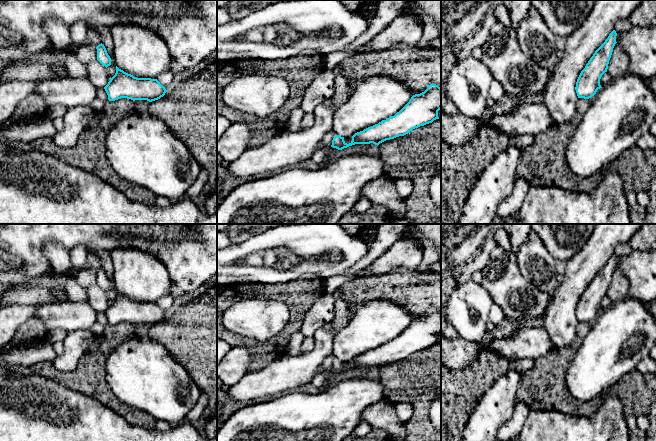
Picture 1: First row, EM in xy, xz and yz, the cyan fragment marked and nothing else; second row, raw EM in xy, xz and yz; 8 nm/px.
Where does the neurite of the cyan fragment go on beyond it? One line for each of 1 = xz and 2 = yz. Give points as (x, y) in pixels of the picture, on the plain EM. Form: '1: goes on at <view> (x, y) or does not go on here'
1: does not go on here
2: does not go on here

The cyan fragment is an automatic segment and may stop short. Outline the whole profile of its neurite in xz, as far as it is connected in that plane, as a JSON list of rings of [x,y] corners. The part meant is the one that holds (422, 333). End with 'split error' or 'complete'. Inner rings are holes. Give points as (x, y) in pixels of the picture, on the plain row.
[[[430,308],[424,316],[413,319],[394,340],[355,357],[349,368],[344,365],[344,361],[334,360],[331,371],[342,374],[355,368],[373,367],[378,370],[386,364],[404,360],[415,352],[439,343],[440,333],[441,312],[436,308]]]; complete

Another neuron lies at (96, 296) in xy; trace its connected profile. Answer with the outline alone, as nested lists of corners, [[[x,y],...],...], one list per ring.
[[[97,283],[92,284],[86,290],[87,302],[98,312],[105,311],[110,305],[106,291]]]

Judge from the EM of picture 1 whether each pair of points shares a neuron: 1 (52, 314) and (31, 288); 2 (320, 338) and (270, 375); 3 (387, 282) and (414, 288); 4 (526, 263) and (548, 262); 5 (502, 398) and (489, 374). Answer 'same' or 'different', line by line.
1: different
2: same
3: same
4: same
5: different

